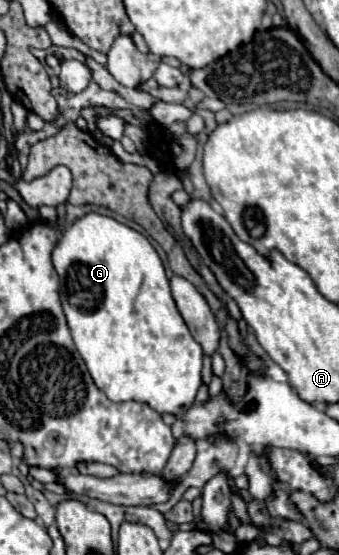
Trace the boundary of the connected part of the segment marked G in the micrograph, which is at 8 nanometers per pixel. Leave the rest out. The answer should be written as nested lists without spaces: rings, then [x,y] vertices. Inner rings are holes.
[[[87,213],[85,217],[77,219],[71,227],[67,227],[63,233],[61,233],[61,239],[53,251],[53,265],[55,265],[55,271],[59,275],[59,281],[61,281],[61,303],[63,303],[63,311],[65,311],[65,317],[67,317],[67,325],[71,329],[71,337],[75,341],[75,347],[79,351],[79,355],[83,357],[95,385],[115,403],[119,401],[141,401],[141,403],[147,403],[151,409],[155,409],[157,413],[173,413],[173,415],[181,415],[183,411],[187,411],[193,403],[195,403],[195,395],[197,395],[197,389],[201,387],[201,359],[203,359],[203,349],[201,345],[191,337],[183,317],[179,315],[177,307],[175,307],[175,301],[171,297],[171,289],[169,289],[169,279],[165,275],[165,269],[163,269],[163,263],[161,263],[161,257],[157,255],[157,251],[153,249],[153,245],[149,243],[149,239],[145,235],[141,235],[139,231],[111,219],[111,217],[105,217],[105,215],[97,215],[97,213]]]

